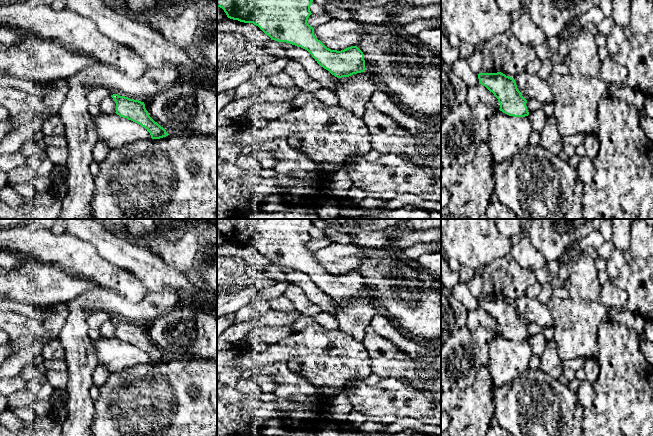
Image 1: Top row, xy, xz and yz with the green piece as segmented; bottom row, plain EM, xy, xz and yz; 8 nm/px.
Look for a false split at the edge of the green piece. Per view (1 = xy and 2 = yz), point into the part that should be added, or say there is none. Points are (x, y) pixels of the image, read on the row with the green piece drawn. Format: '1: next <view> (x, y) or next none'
1: next none
2: next none

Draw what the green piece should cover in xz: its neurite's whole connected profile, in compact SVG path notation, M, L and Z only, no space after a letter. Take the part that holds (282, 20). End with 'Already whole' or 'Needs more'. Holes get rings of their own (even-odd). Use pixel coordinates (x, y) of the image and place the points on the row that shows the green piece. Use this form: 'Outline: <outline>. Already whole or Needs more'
Outline: M217 0L217 7L222 8L230 19L258 26L271 40L290 43L307 50L321 67L337 78L364 72L364 54L357 46L341 51L331 50L315 37L314 28L307 23L312 14L312 2L313 0Z. Already whole

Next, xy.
Outline: M113 94L111 97L116 103L115 113L147 129L152 139L160 139L169 135L163 127L149 116L144 102L118 94Z. Already whole

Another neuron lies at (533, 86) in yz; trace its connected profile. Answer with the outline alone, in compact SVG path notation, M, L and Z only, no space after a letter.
M525 71L518 73L514 80L518 90L526 100L534 98L542 104L554 102L554 96L547 81L542 80L537 75L531 75Z

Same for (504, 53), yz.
M511 31L491 37L479 49L483 56L482 73L501 72L511 78L515 78L518 73L525 72L527 65L538 57L533 46L520 42Z

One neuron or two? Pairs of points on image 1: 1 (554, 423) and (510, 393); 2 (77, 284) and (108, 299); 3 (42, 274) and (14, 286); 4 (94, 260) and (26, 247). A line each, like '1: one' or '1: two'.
1: one
2: two
3: one
4: one

